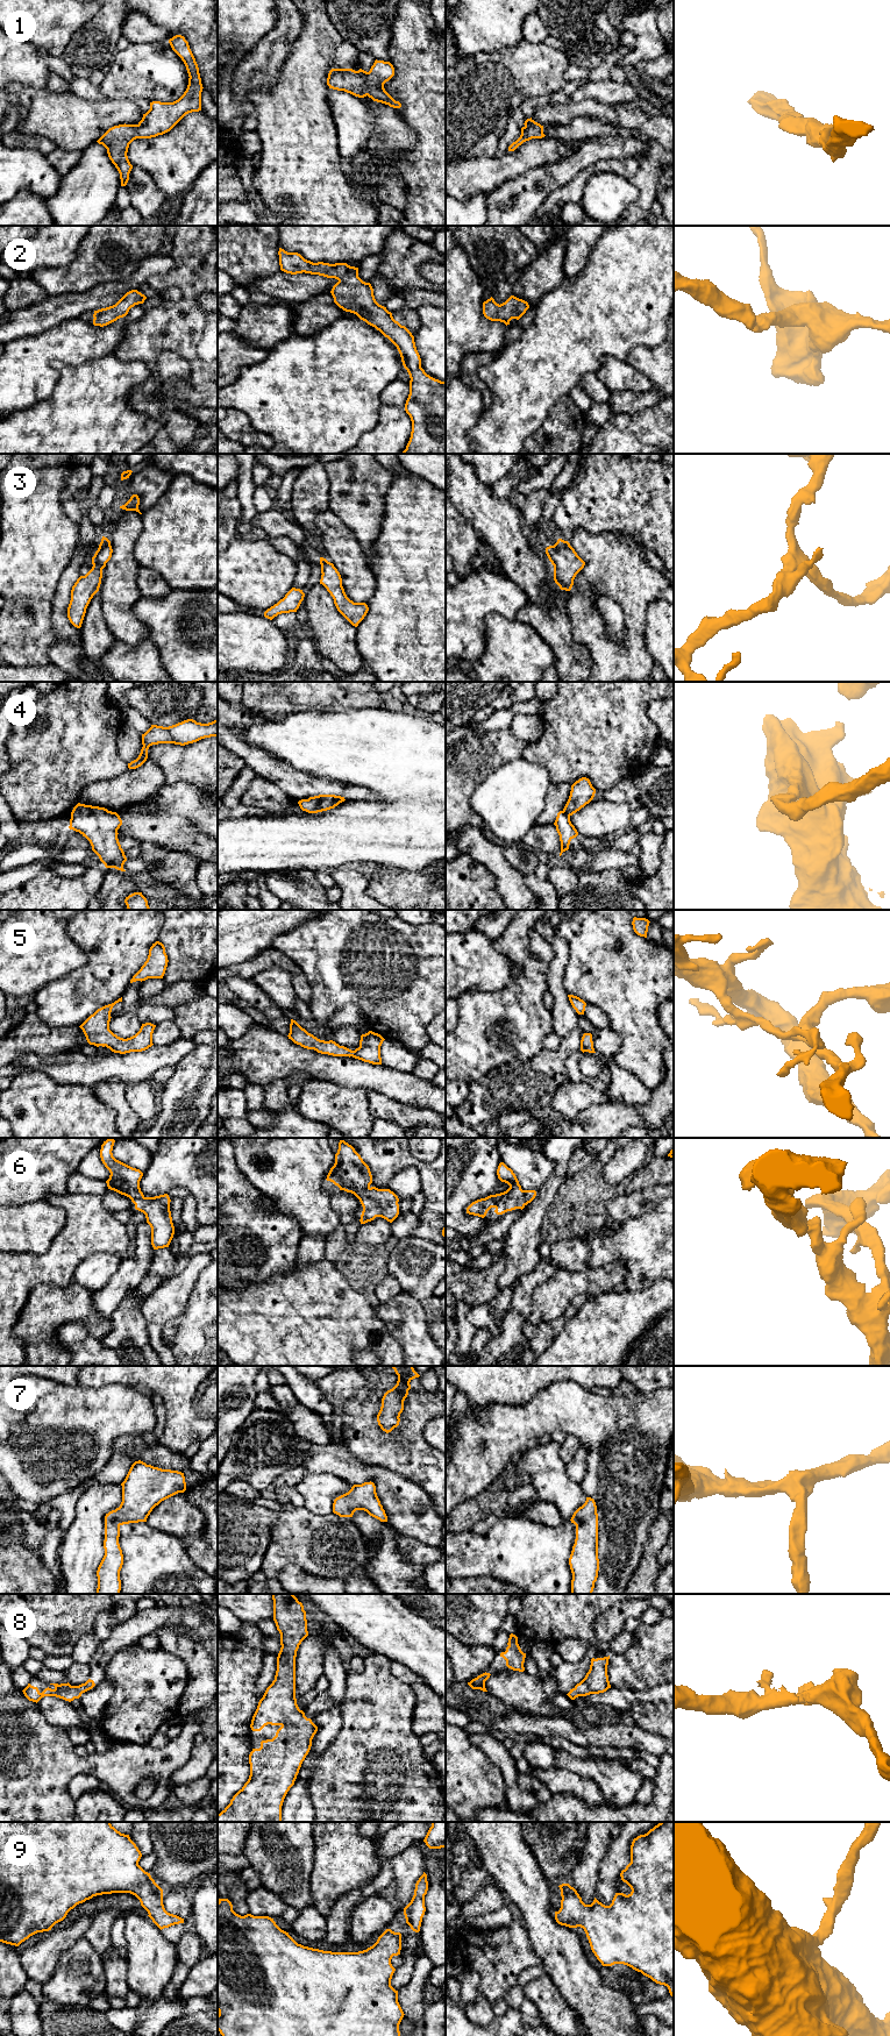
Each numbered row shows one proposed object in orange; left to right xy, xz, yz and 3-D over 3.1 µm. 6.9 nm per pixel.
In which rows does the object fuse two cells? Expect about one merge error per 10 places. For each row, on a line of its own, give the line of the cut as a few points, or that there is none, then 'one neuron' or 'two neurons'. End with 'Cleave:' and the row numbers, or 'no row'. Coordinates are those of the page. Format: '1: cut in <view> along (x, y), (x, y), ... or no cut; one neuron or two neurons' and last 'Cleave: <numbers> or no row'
1: no cut; one neuron
2: no cut; one neuron
3: no cut; one neuron
4: no cut; one neuron
5: no cut; one neuron
6: no cut; one neuron
7: no cut; one neuron
8: no cut; one neuron
9: no cut; one neuron
Cleave: no row

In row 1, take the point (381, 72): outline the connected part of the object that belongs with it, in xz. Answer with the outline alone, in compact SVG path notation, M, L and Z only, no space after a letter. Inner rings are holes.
M375 60L370 71L362 69L332 69L328 73L327 85L329 88L344 91L358 98L369 97L373 101L400 108L401 104L396 101L384 88L384 84L394 76L394 67L390 62Z

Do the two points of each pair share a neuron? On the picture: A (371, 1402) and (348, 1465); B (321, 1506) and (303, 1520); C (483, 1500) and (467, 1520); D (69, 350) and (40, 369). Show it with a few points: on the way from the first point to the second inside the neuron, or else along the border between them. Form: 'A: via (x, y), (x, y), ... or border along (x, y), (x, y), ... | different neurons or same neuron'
A: border along (344, 1444), (363, 1463), (376, 1466) | different neurons
B: border along (304, 1506), (315, 1514), (332, 1513) | different neurons
C: via (483, 1507), (483, 1513), (477, 1518), (474, 1518) | same neuron
D: via (61, 350), (54, 350), (43, 361) | same neuron

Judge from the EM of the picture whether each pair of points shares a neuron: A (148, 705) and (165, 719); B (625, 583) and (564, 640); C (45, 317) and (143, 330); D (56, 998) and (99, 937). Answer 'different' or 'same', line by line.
A: same
B: different
C: different
D: same

